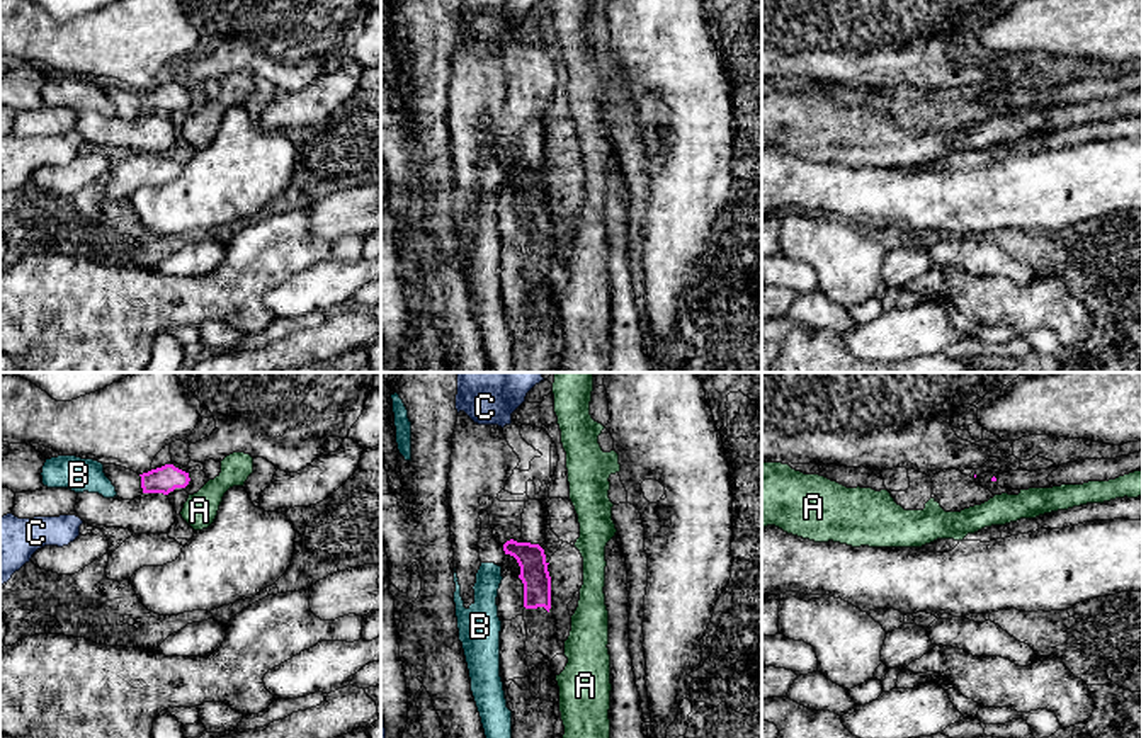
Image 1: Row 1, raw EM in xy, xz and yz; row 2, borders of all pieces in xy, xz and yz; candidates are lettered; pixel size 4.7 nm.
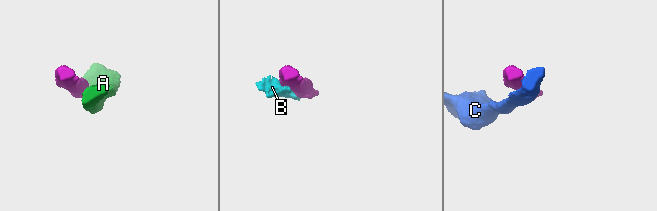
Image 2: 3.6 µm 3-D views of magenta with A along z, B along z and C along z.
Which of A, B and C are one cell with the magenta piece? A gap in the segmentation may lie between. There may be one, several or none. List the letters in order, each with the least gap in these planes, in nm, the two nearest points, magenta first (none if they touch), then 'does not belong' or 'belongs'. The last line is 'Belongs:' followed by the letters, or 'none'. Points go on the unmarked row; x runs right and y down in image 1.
A: 50 nm | xy (184, 106), (189, 114) | does not belong
B: 70 nm | xz (505, 172), (500, 186) | does not belong
C: 320 nm | xy (143, 111), (82, 140) | does not belong
Belongs: none

